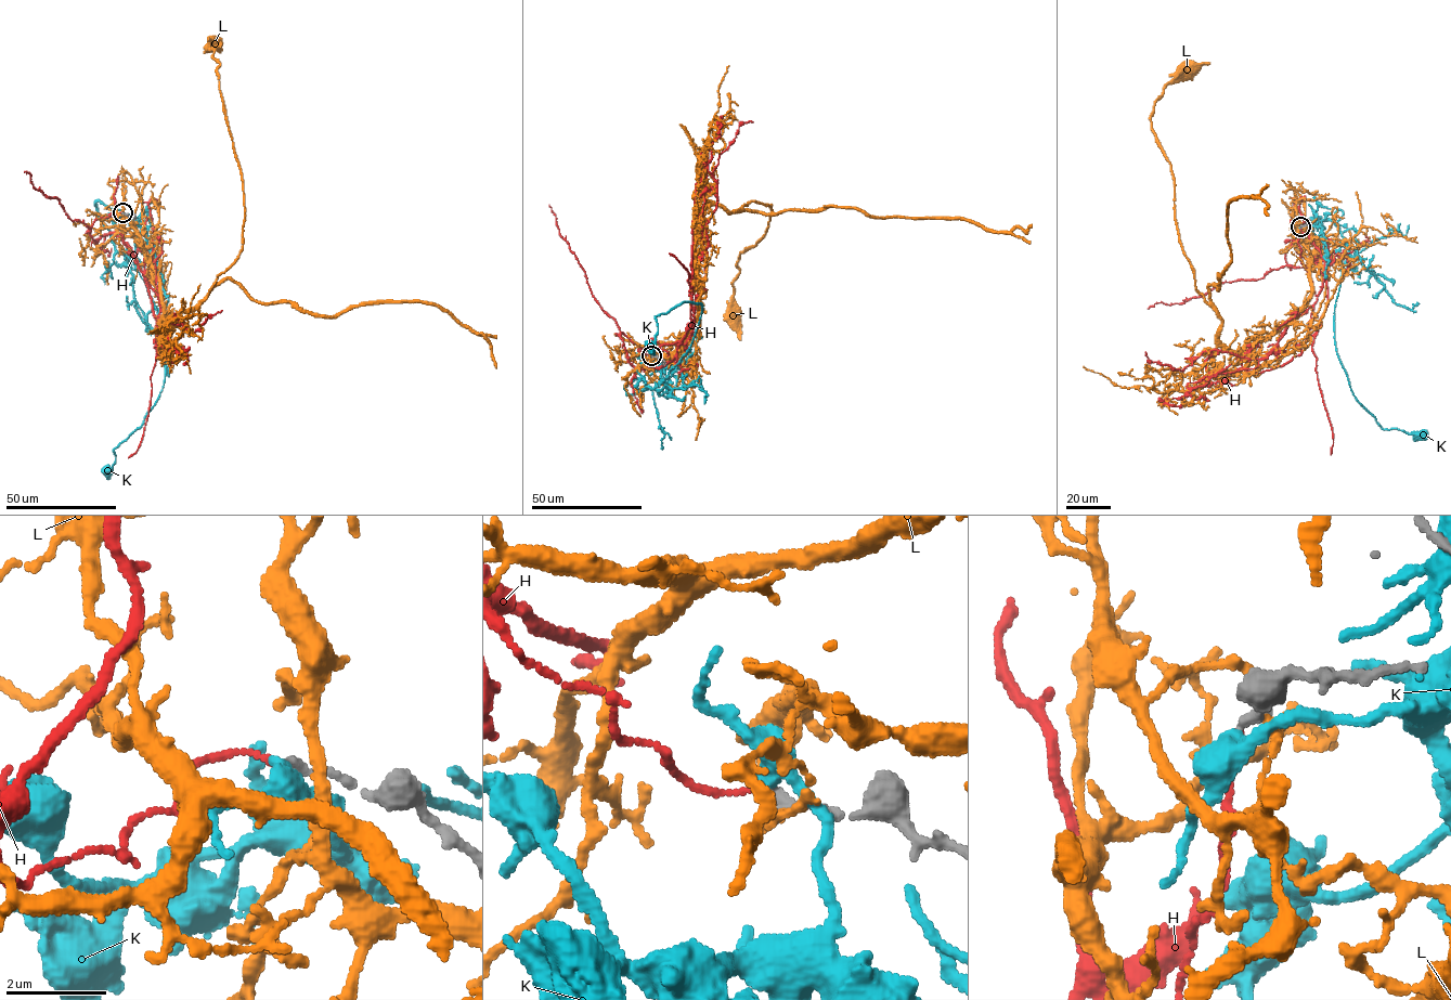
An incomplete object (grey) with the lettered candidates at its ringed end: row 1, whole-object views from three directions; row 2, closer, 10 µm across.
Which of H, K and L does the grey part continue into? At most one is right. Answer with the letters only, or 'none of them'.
H

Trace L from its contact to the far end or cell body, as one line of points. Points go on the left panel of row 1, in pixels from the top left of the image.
L: (122, 213), (156, 274), (165, 326), (199, 304), (237, 258), (243, 177), (212, 46)

